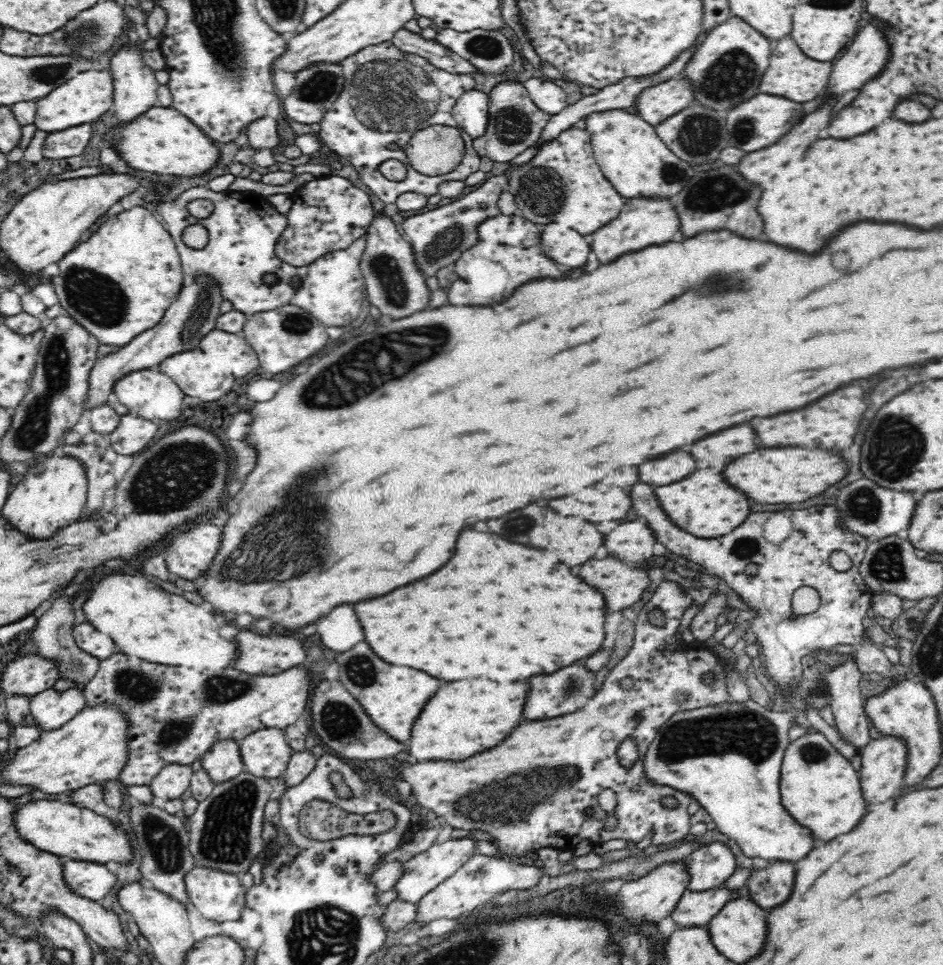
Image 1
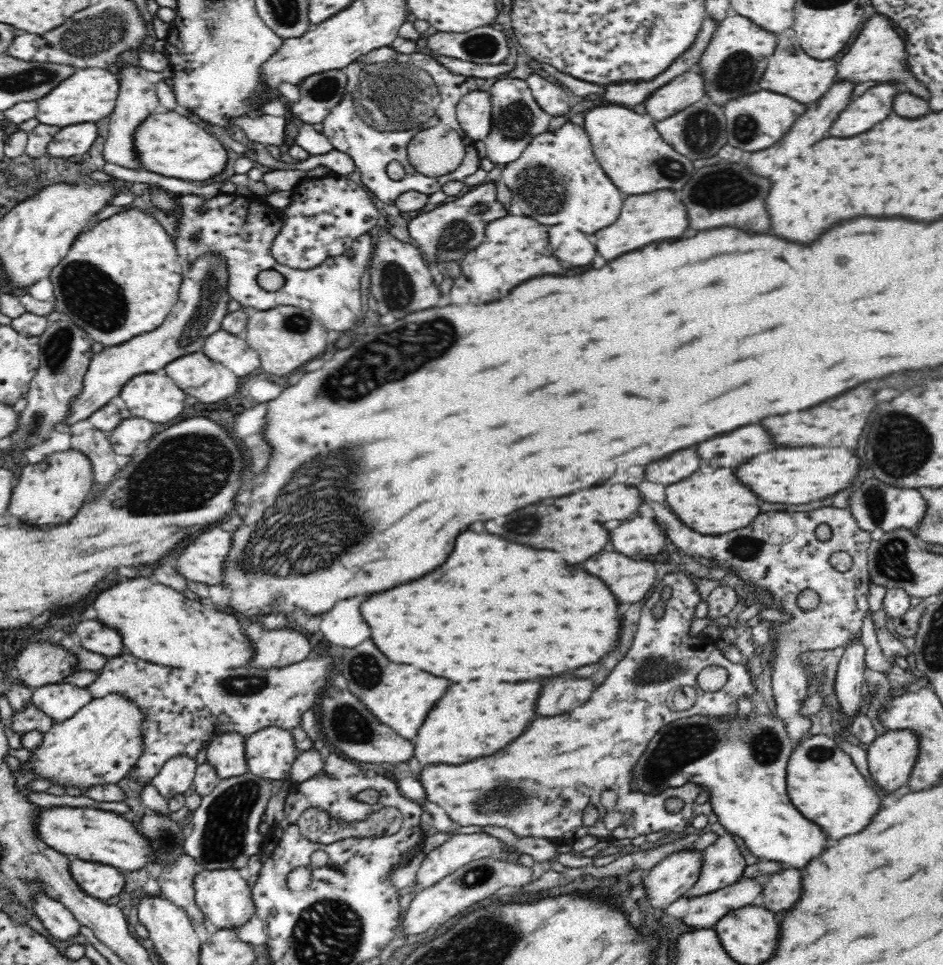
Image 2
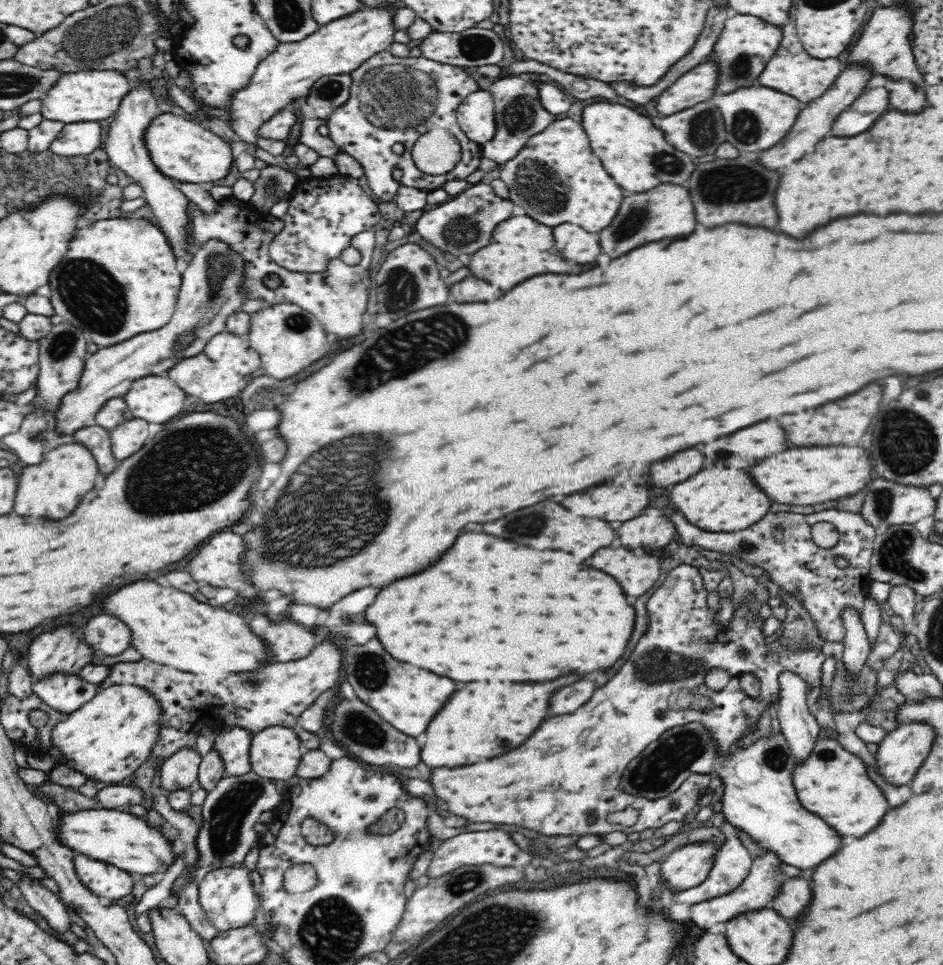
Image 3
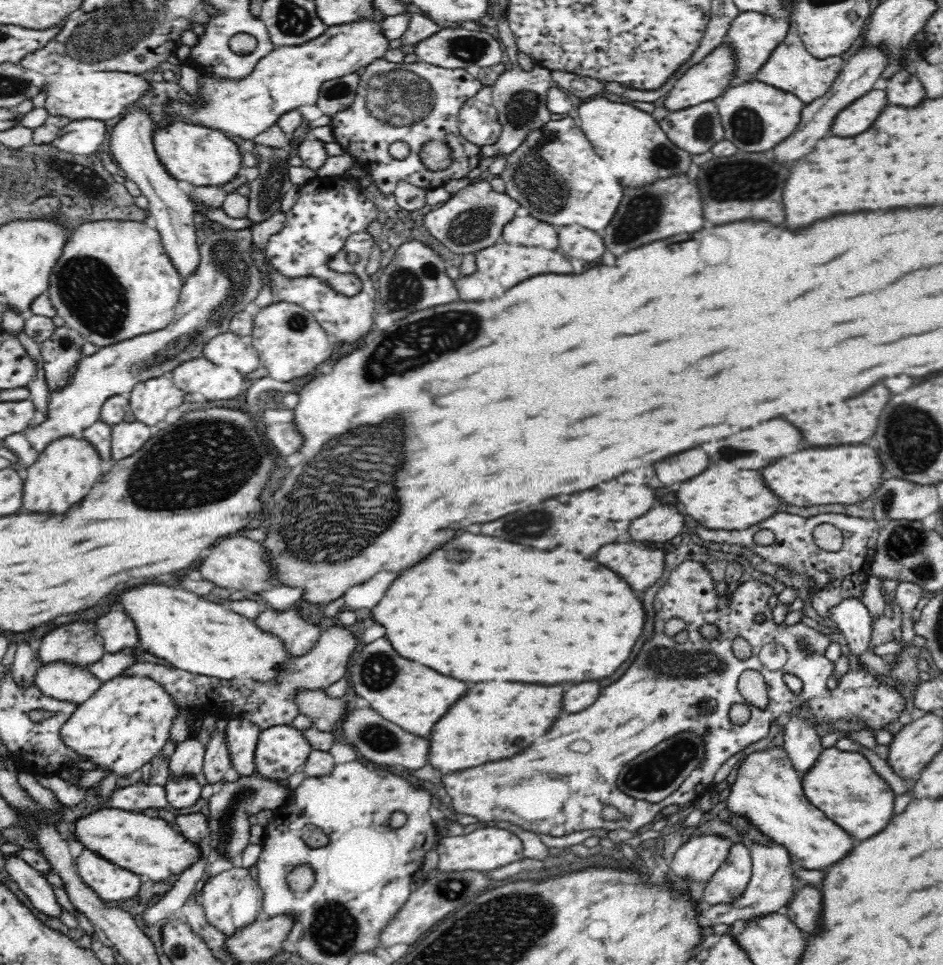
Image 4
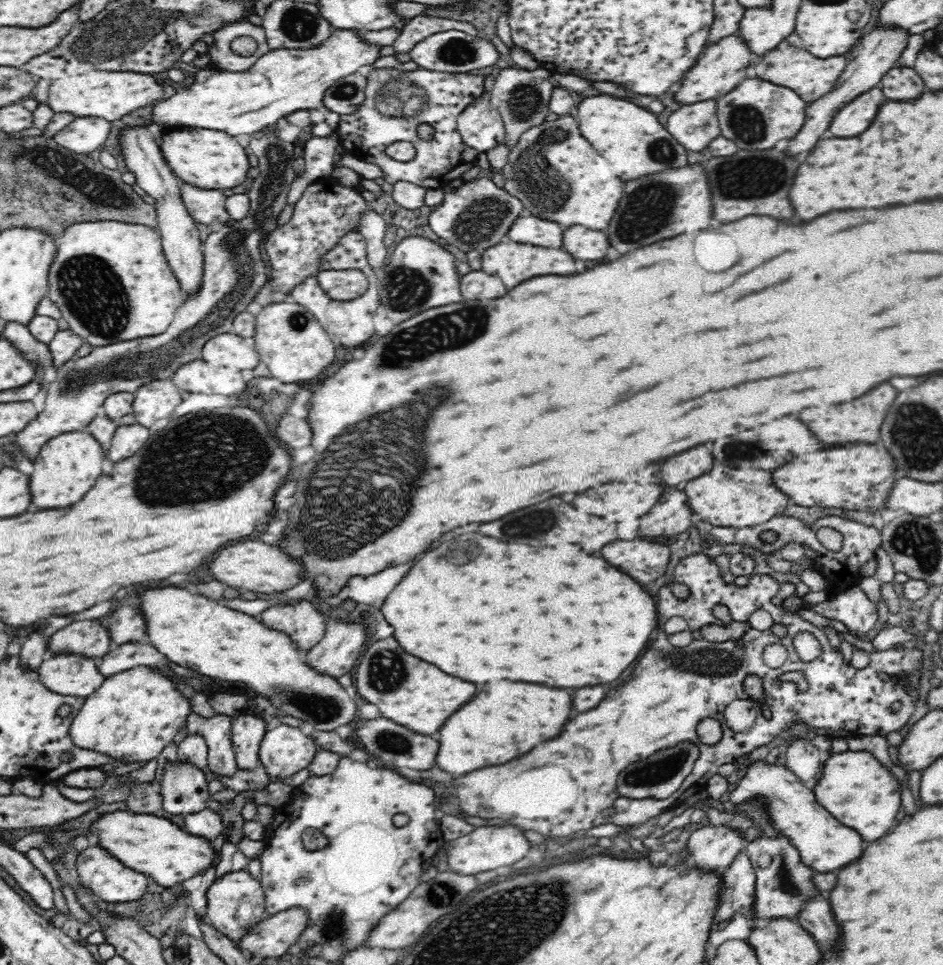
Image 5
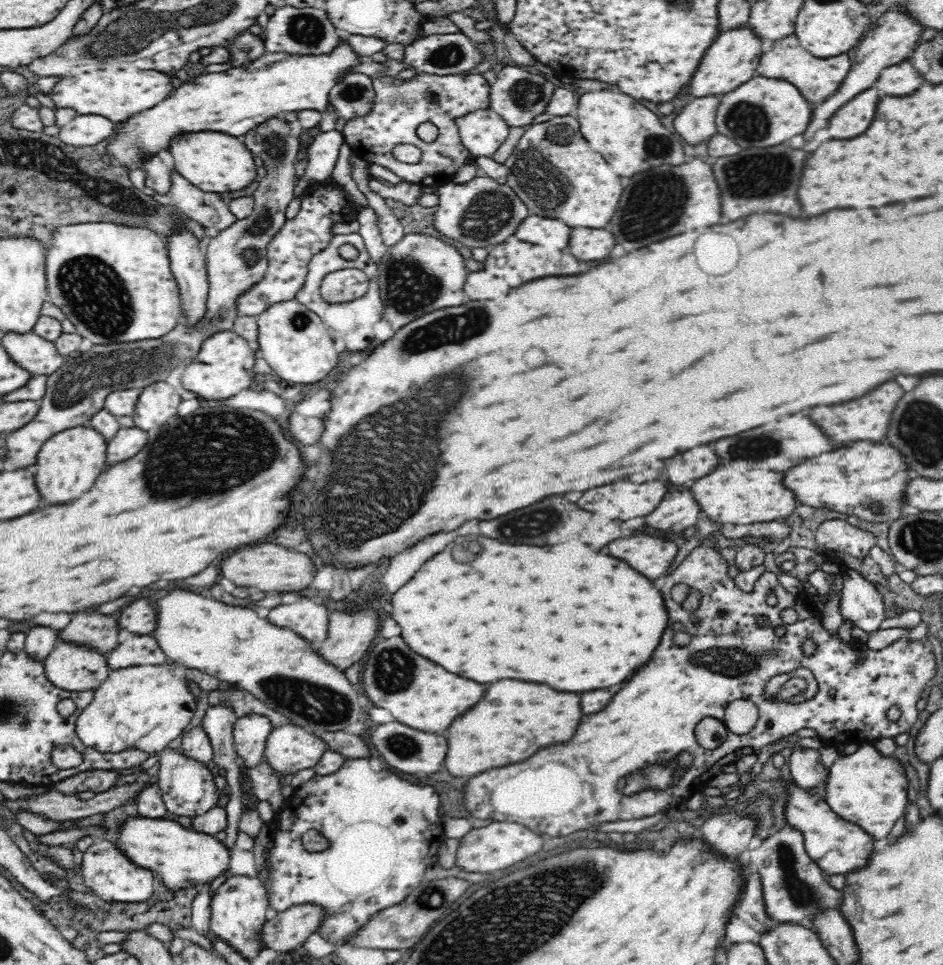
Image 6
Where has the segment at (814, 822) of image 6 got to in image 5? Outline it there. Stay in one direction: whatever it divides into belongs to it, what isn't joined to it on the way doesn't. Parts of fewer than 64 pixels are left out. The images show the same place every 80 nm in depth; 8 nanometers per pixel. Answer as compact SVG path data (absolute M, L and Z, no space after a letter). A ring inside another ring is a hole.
M764 760L747 764L745 776L738 782L736 789L729 794L729 805L737 807L756 800L764 804L770 824L774 831L786 837L800 855L804 865L817 872L834 872L848 862L860 858L862 837L854 829L840 824L816 801L810 785L800 781L788 769L787 764L769 764Z

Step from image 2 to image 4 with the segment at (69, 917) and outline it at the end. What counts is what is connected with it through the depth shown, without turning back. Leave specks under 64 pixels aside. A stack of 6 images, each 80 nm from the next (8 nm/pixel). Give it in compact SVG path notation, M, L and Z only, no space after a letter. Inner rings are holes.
M13 854L4 859L9 875L26 894L31 905L48 917L60 919L63 908L56 901L56 895L54 895L54 890L48 880L43 878L38 870L30 867L24 860Z

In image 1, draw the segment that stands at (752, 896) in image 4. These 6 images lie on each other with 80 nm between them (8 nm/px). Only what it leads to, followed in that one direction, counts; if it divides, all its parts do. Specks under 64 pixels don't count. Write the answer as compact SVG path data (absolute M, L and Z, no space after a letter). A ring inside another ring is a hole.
M714 888L706 891L682 892L680 900L669 913L672 920L680 926L704 926L708 924L720 908L739 895L747 896L746 890L730 891L724 888Z

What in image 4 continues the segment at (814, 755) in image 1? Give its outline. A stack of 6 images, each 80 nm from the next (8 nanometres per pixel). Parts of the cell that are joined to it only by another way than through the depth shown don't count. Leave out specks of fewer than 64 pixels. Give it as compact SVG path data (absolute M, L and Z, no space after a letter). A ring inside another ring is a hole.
M836 746L823 748L810 771L800 774L802 791L808 803L842 827L851 837L866 840L878 834L892 818L894 791L874 772L862 754L838 750Z

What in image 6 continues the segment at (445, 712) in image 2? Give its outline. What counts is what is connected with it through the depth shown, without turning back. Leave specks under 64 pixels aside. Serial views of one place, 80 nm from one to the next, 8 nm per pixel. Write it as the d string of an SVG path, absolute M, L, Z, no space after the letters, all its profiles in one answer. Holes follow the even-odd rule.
M500 680L488 684L482 702L456 718L456 722L448 728L448 754L443 766L454 777L476 777L476 774L490 768L528 758L540 746L570 740L580 724L580 718L582 710L578 694L558 692L548 686L520 680Z

